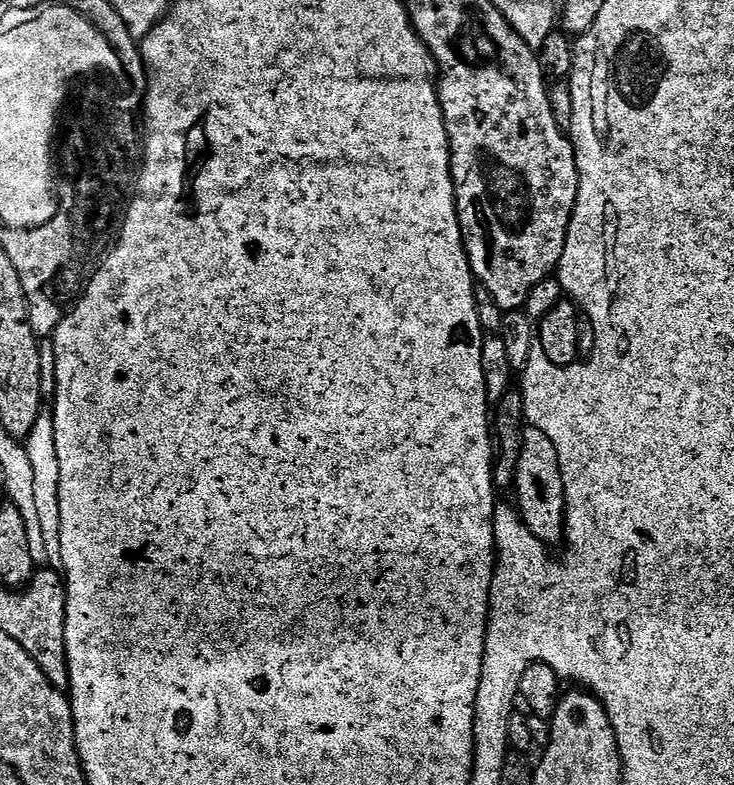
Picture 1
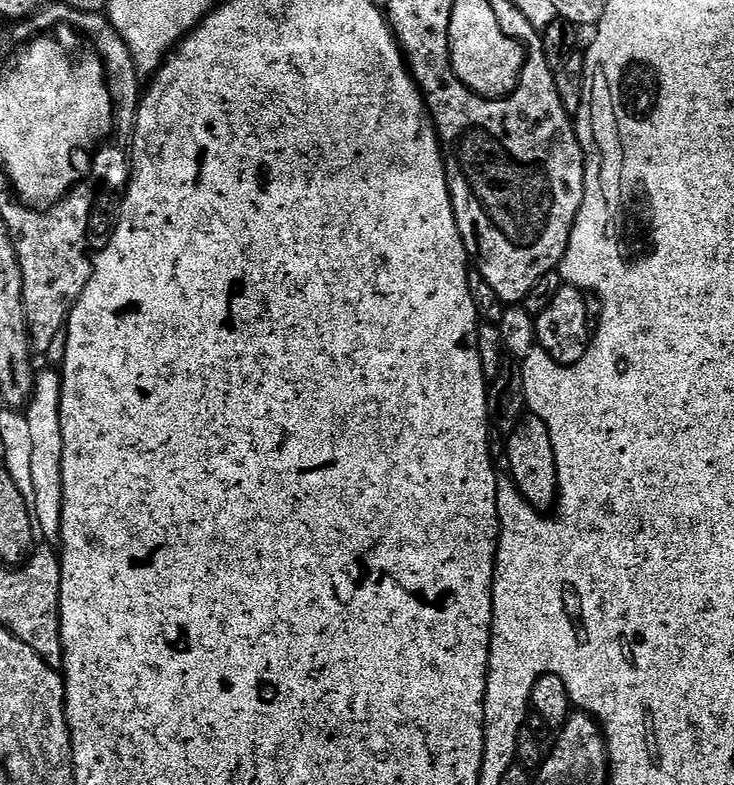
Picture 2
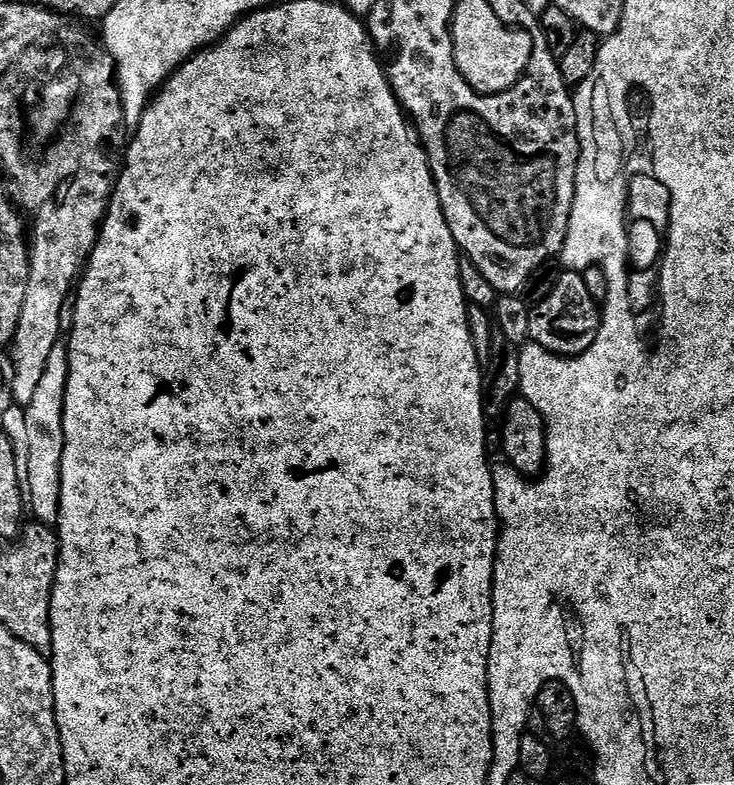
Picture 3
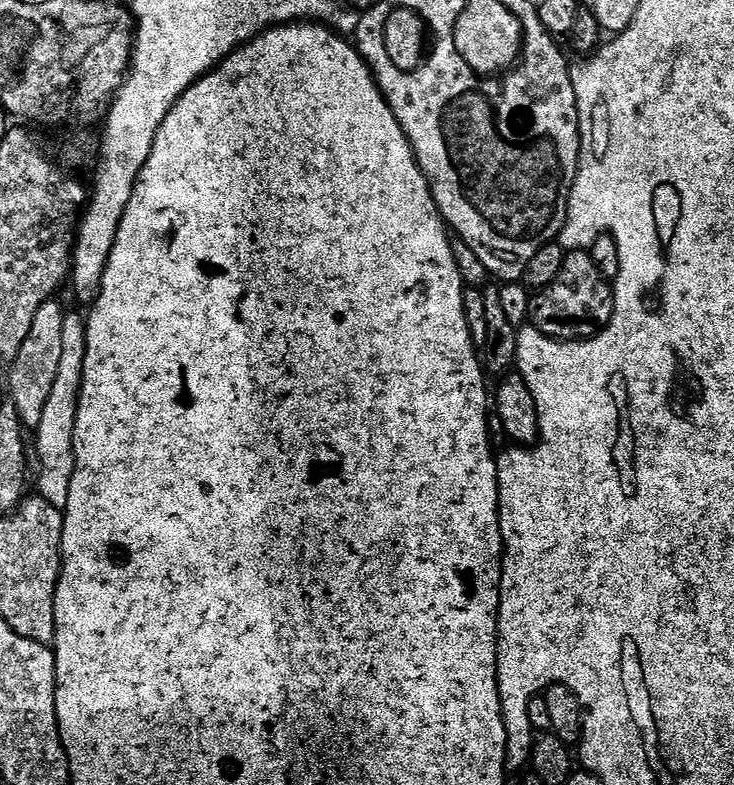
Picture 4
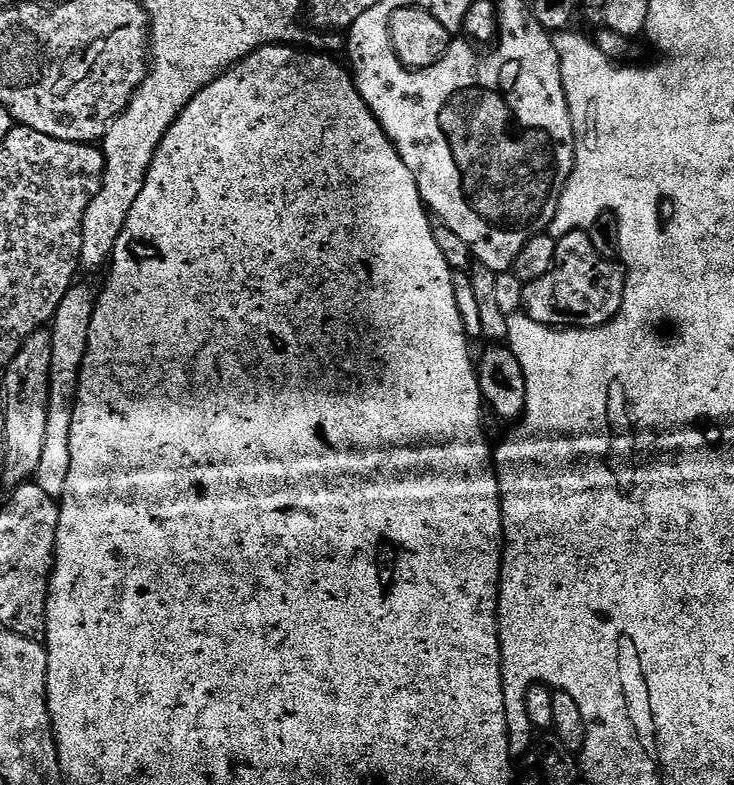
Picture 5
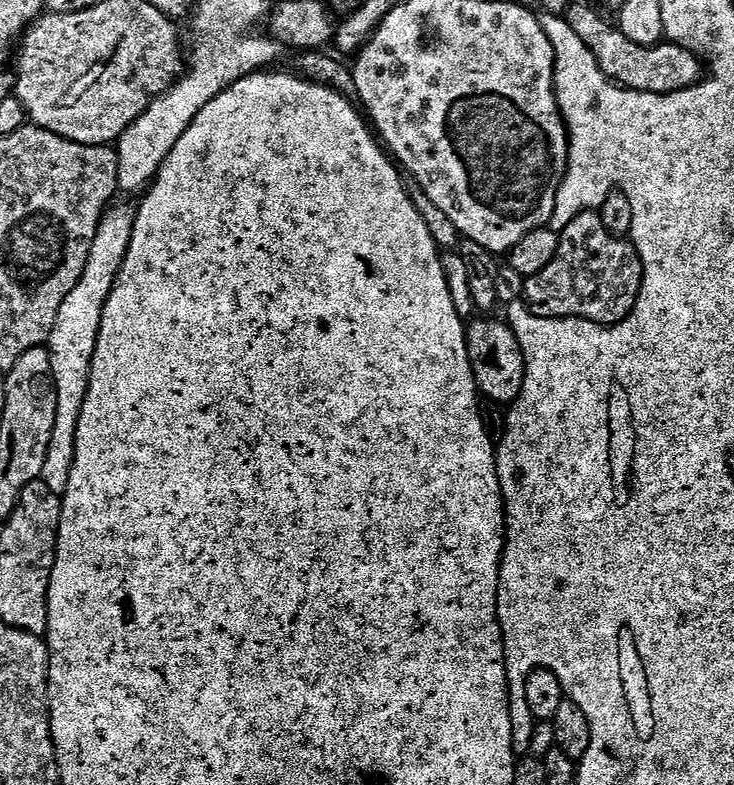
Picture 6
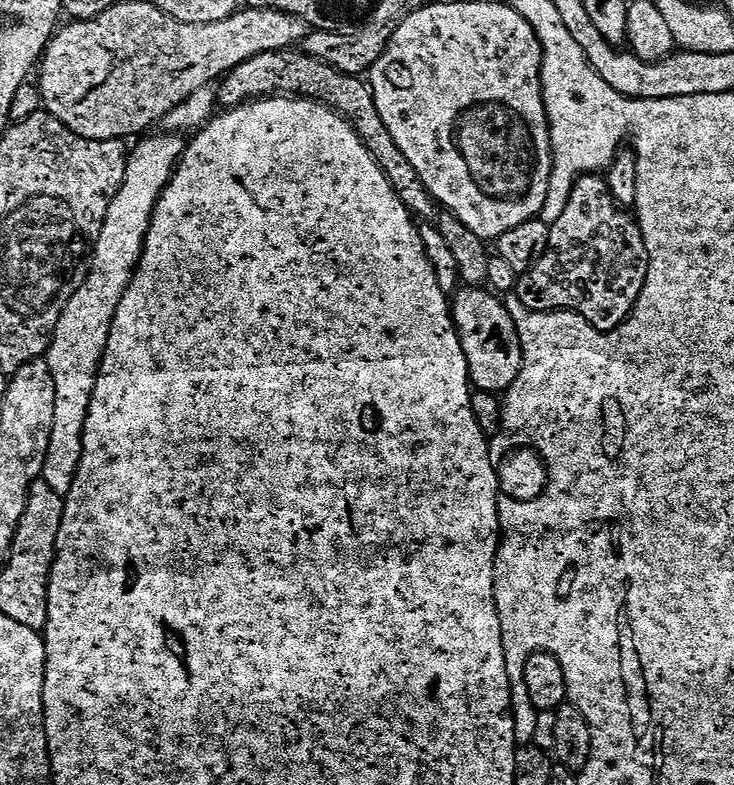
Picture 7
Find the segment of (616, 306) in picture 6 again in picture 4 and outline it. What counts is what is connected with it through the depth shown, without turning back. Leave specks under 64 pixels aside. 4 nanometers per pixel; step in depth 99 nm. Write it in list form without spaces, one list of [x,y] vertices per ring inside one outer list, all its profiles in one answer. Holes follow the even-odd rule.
[[[572,250],[565,255],[562,270],[558,270],[558,278],[554,278],[549,288],[532,296],[532,304],[528,307],[528,320],[531,327],[537,328],[544,336],[550,336],[554,340],[566,340],[577,334],[587,333],[584,332],[587,328],[592,328],[591,330],[603,328],[612,316],[613,299],[613,285],[599,272],[589,253],[584,250]]]

